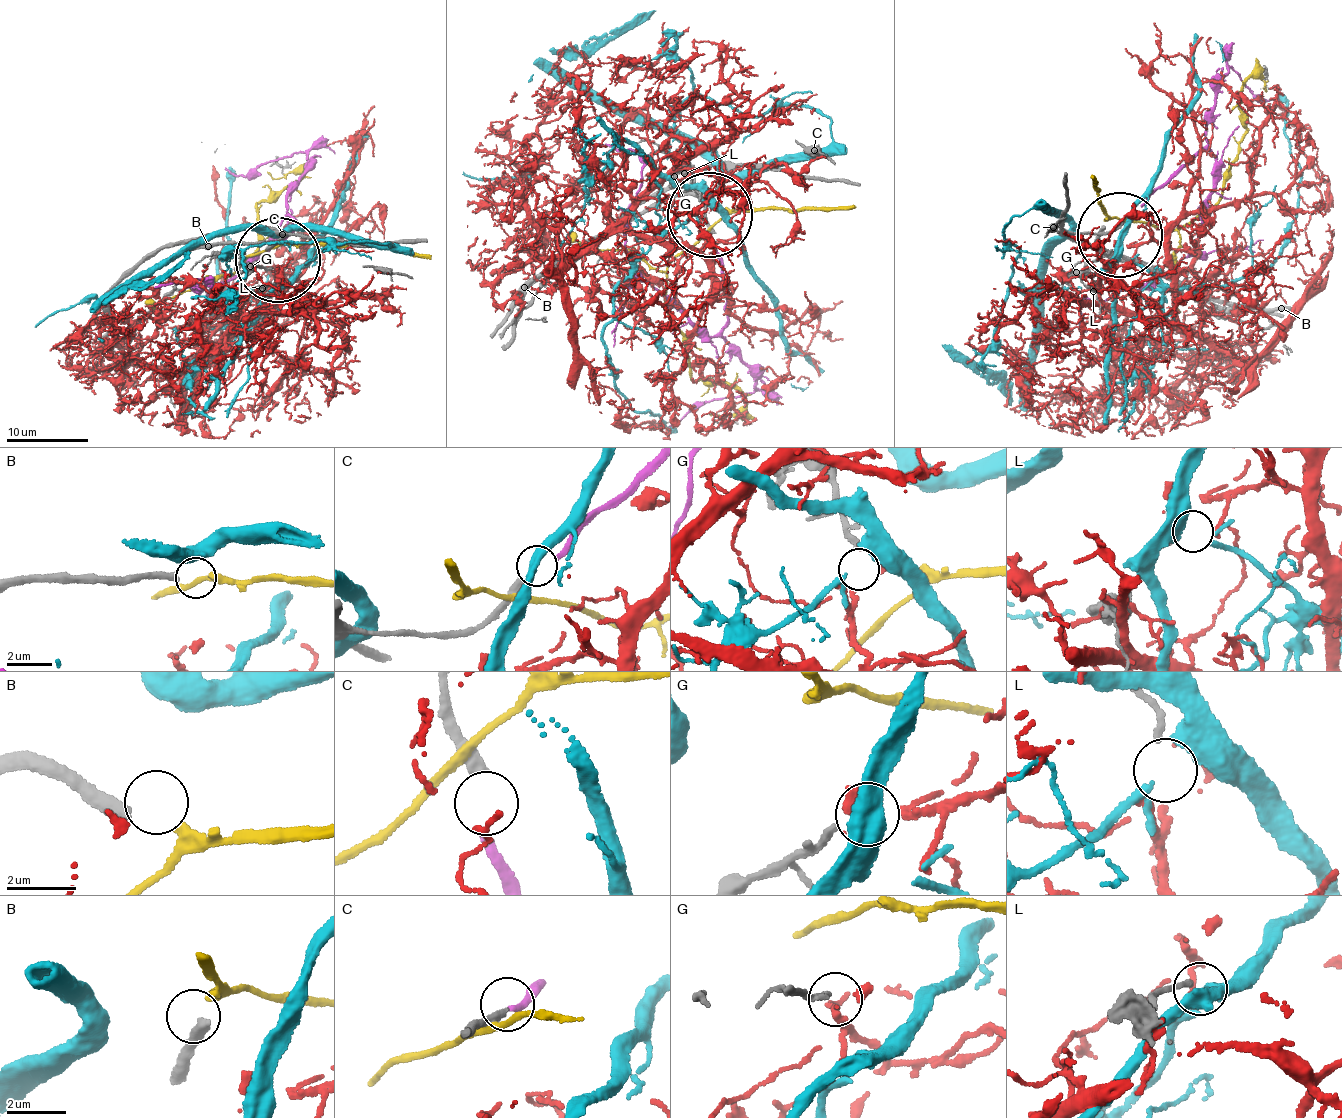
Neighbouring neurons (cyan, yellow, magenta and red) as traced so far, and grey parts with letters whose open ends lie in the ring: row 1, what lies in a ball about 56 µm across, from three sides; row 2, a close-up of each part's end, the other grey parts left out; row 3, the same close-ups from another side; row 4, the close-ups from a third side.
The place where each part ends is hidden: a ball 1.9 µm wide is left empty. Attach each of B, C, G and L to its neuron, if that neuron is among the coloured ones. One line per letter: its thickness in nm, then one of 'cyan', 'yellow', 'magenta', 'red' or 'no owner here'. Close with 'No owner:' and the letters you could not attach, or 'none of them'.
B: 340 nm | yellow
C: 340 nm | magenta
G: 200 nm | red
L: 190 nm | no owner here
No owner: L

